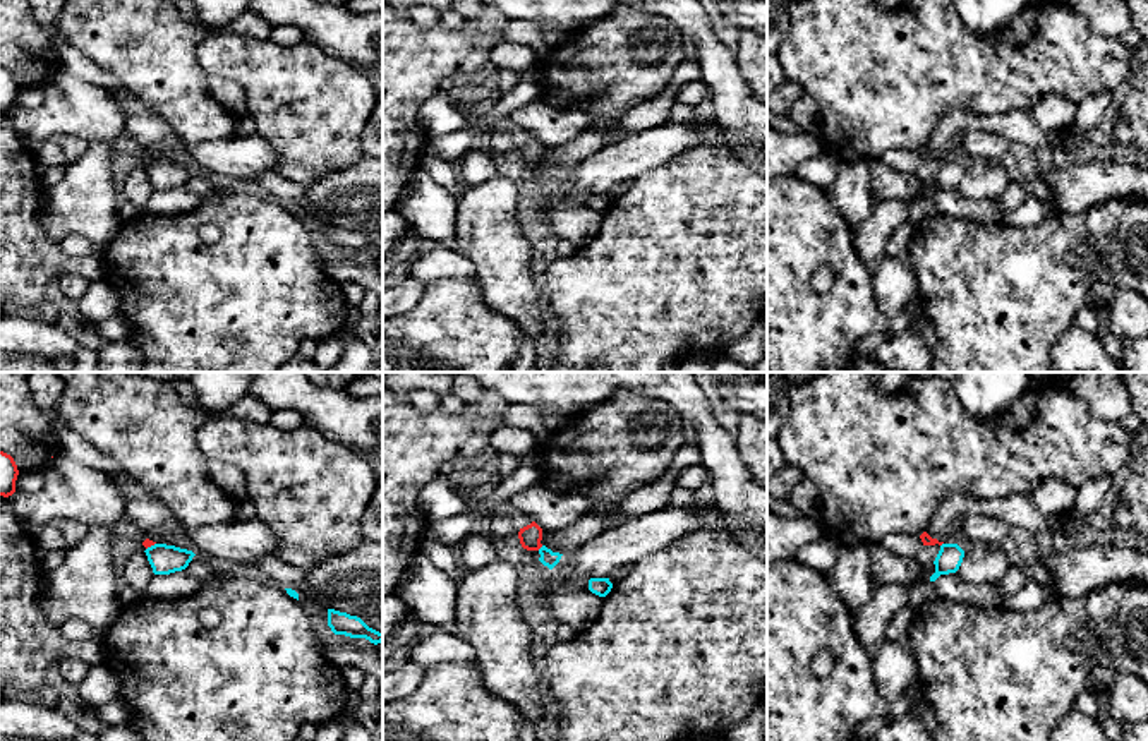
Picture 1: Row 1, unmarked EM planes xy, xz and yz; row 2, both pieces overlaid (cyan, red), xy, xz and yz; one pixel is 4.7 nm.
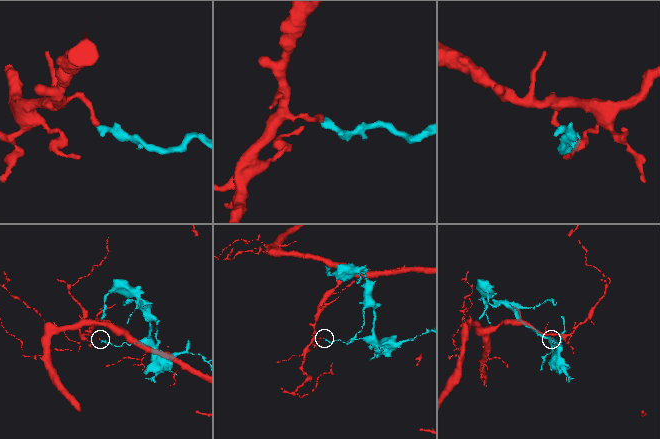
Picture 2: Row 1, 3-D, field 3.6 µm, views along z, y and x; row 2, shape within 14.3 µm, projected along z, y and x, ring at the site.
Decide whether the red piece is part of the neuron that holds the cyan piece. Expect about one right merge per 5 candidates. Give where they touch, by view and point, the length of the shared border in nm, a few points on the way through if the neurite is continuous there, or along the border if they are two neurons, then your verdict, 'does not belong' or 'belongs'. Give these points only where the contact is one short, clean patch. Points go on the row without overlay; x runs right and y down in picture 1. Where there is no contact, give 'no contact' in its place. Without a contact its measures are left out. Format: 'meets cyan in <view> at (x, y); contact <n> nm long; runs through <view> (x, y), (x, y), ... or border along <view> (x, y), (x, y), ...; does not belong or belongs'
meets cyan in xz at (541, 163); contact 40 nm long; border along xz (543, 162), (537, 165); does not belong

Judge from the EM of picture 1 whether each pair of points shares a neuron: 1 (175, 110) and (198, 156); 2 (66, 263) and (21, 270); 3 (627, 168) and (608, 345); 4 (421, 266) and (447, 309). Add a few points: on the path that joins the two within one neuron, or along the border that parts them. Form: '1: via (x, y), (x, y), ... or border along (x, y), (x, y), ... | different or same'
1: border along (230, 136), (186, 143) | different
2: via (55, 263), (31, 263) | same
3: border along (668, 160), (644, 170), (634, 180) | different
4: border along (469, 278), (438, 278), (426, 285) | different

